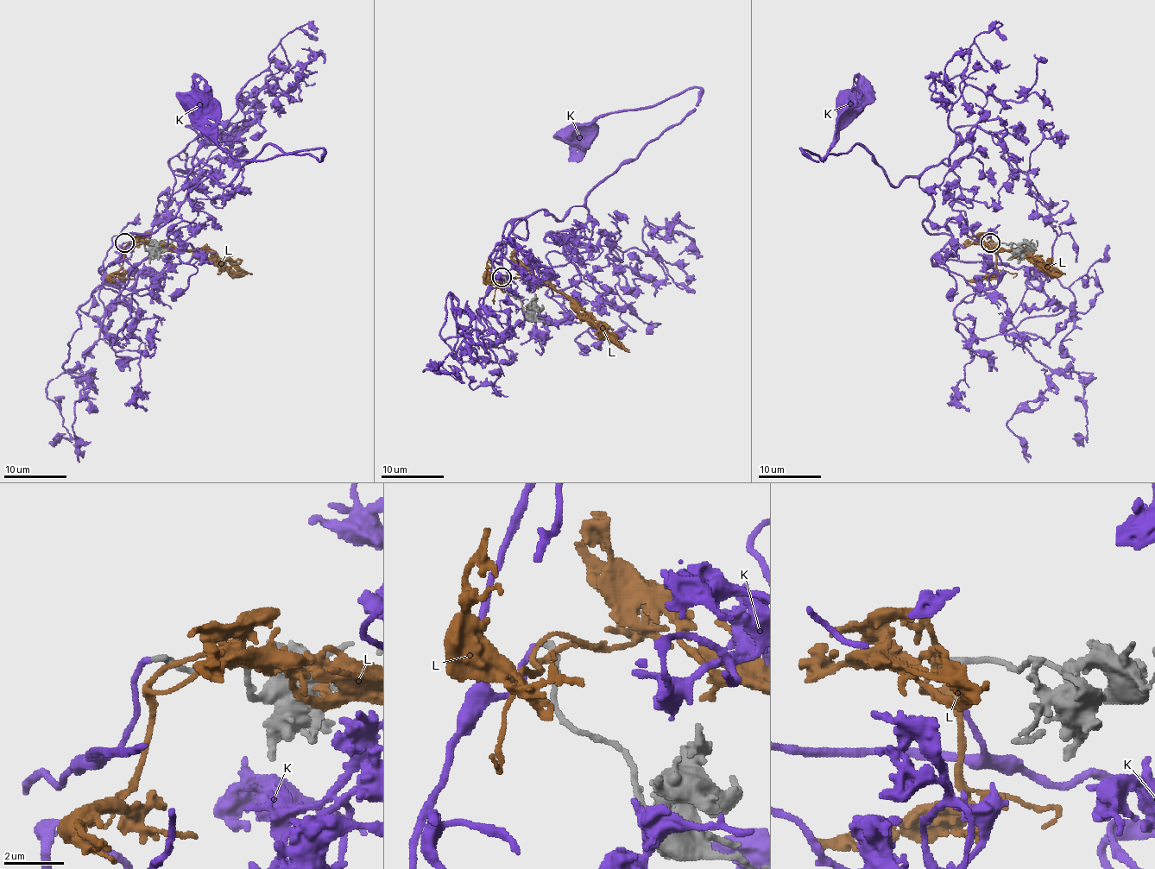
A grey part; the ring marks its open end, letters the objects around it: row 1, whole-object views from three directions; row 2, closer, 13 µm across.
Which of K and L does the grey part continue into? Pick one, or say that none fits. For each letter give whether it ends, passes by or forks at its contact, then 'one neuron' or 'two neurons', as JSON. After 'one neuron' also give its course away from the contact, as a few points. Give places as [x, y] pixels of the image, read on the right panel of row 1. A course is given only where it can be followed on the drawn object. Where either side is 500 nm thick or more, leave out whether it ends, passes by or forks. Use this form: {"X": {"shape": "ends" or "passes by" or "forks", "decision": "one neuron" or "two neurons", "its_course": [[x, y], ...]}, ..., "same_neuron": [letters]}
{"K": {"shape": "ends", "decision": "one neuron", "its_course": [[990, 242], [935, 264], [917, 178], [804, 153], [845, 100]]}, "L": {"shape": "passes by", "decision": "two neurons"}, "same_neuron": ["K"]}

